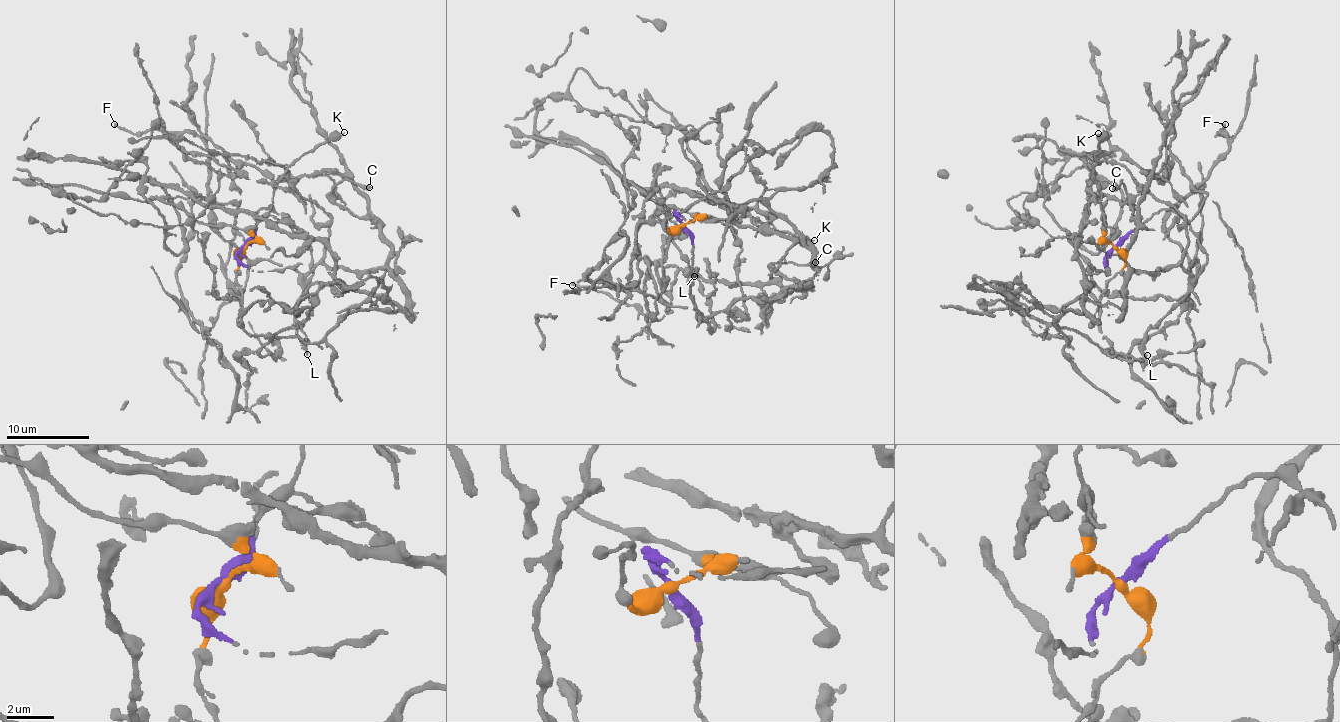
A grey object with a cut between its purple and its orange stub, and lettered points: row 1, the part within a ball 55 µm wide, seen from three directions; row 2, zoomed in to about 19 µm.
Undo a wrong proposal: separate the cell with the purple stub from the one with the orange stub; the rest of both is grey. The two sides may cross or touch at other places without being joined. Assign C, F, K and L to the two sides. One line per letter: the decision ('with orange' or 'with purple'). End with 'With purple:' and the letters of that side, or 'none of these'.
C: with purple
F: with purple
K: with orange
L: with purple
With purple: C, F, L

